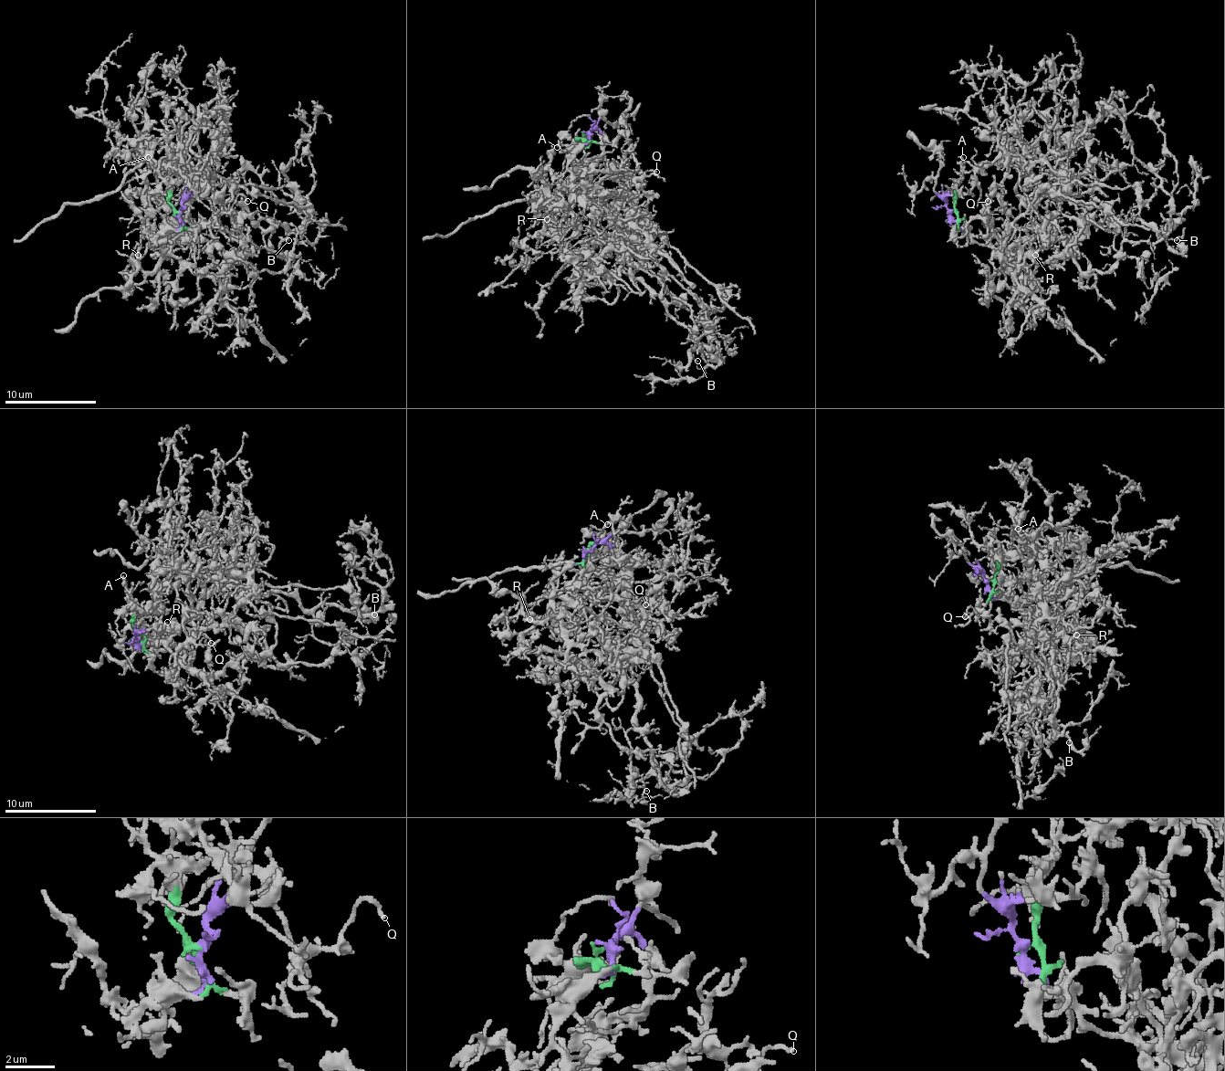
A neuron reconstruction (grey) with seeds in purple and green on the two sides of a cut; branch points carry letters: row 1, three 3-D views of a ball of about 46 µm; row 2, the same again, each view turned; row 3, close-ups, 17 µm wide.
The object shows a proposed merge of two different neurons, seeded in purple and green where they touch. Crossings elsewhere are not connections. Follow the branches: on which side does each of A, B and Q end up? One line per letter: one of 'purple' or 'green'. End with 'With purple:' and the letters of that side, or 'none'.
A: green
B: purple
Q: purple
With purple: B, Q

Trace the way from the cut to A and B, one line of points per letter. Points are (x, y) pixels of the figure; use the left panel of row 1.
A: (179, 211), (170, 202), (170, 183), (147, 156)
B: (179, 211), (193, 195), (182, 156), (207, 162), (223, 204), (236, 202), (255, 223), (276, 220), (289, 241)

